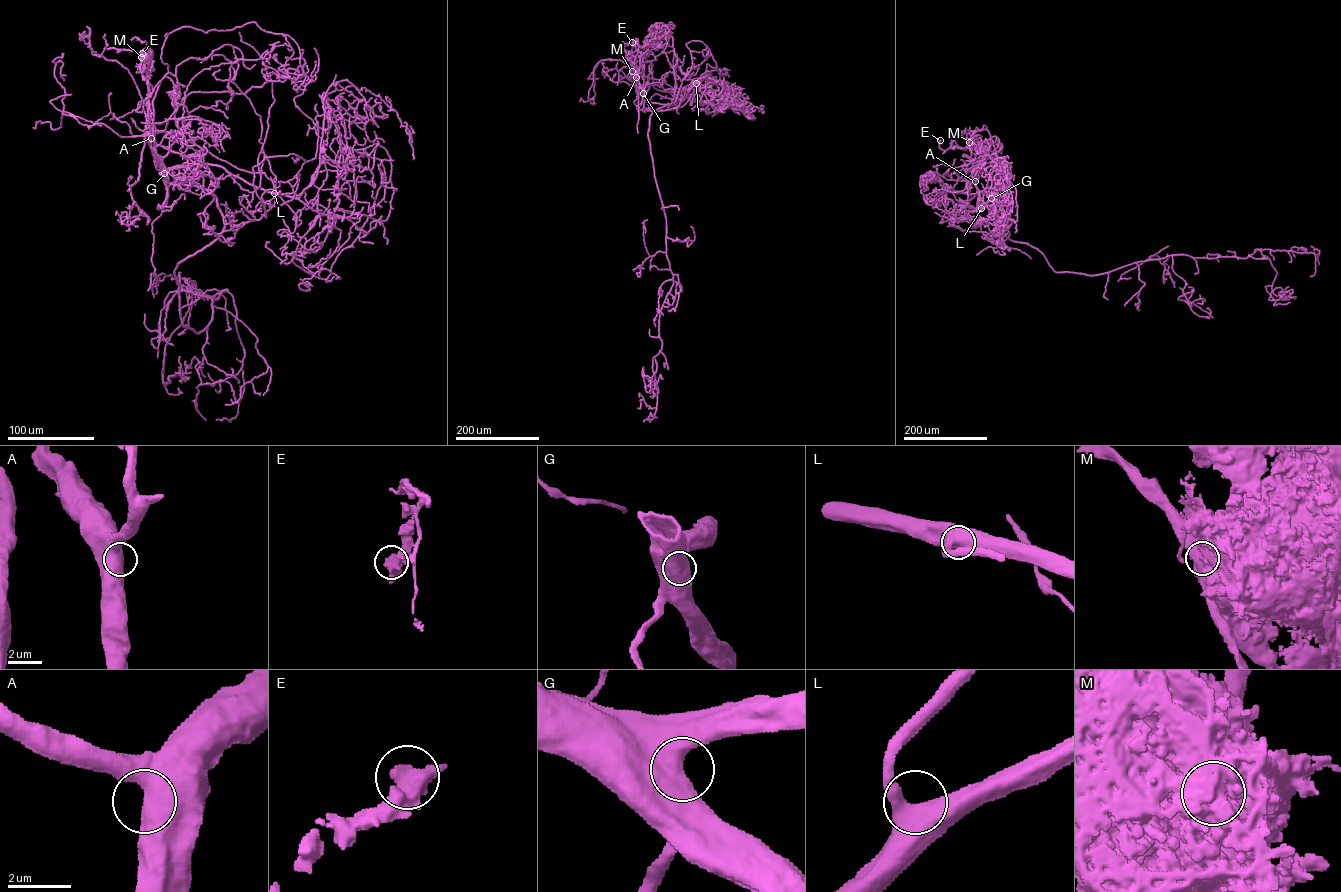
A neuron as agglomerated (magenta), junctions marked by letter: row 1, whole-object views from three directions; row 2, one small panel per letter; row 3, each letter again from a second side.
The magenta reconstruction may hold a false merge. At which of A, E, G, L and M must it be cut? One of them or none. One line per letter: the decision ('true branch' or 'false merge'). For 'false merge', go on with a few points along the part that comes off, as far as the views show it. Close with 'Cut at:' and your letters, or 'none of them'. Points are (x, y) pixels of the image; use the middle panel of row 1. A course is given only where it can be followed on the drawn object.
A: true branch
E: true branch
G: true branch
L: true branch
M: false merge | (632, 71), (615, 83)
Cut at: M

